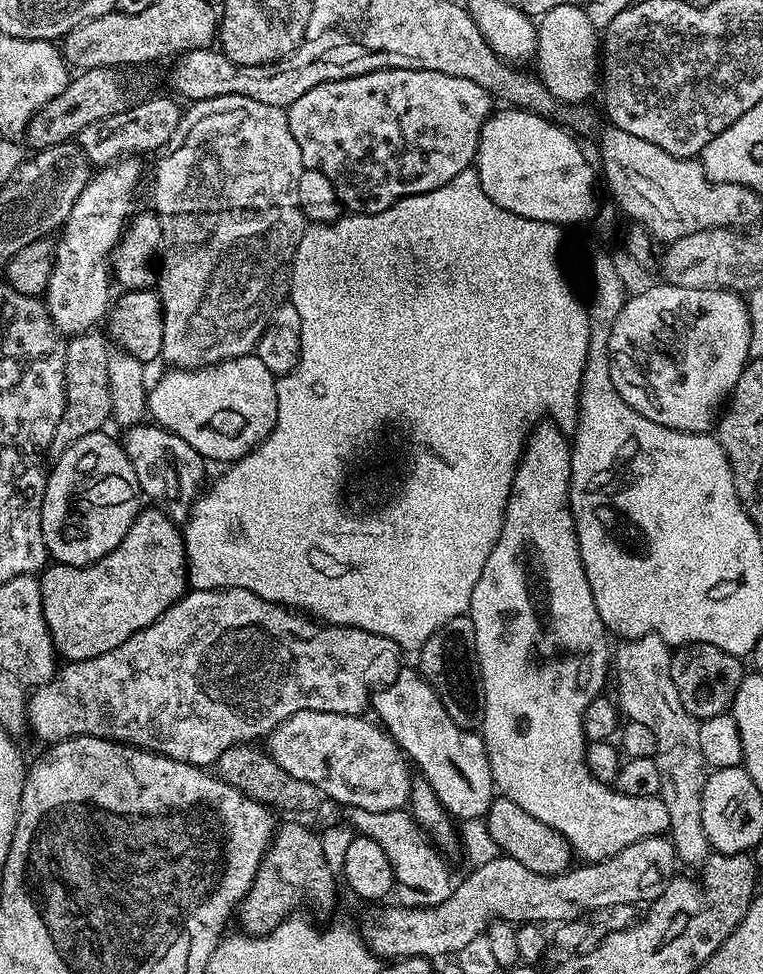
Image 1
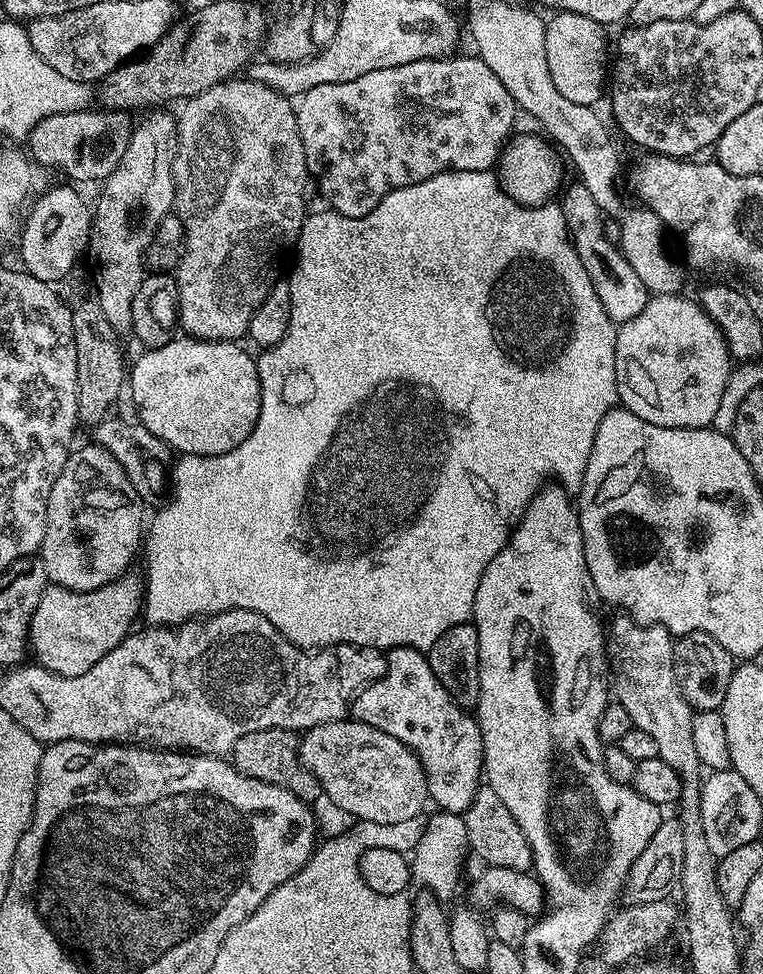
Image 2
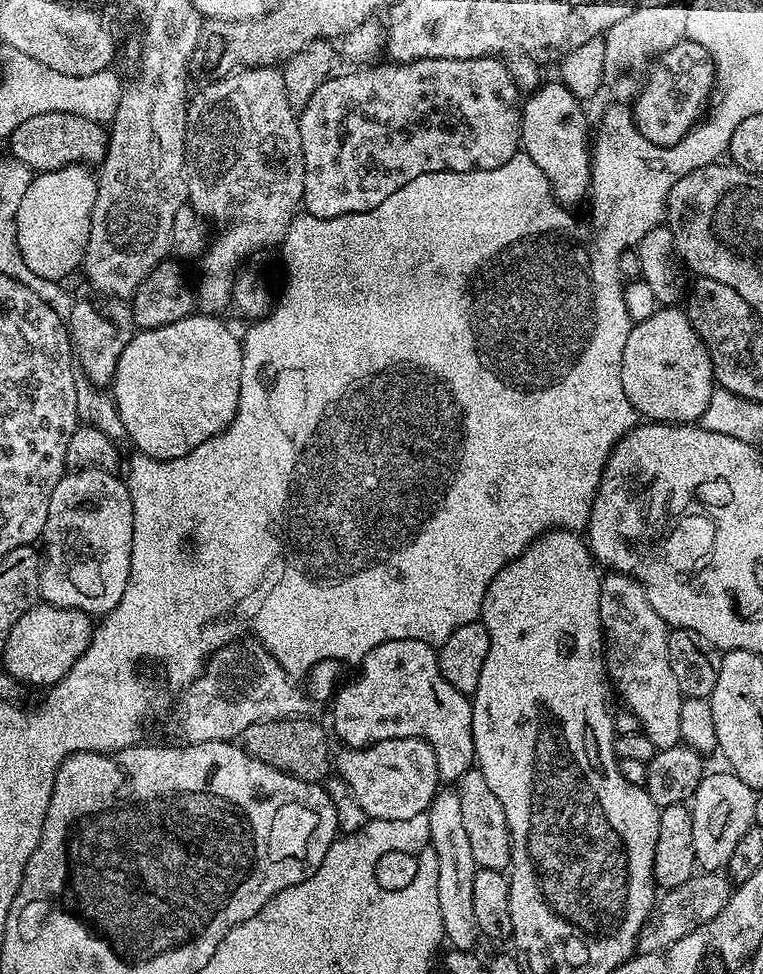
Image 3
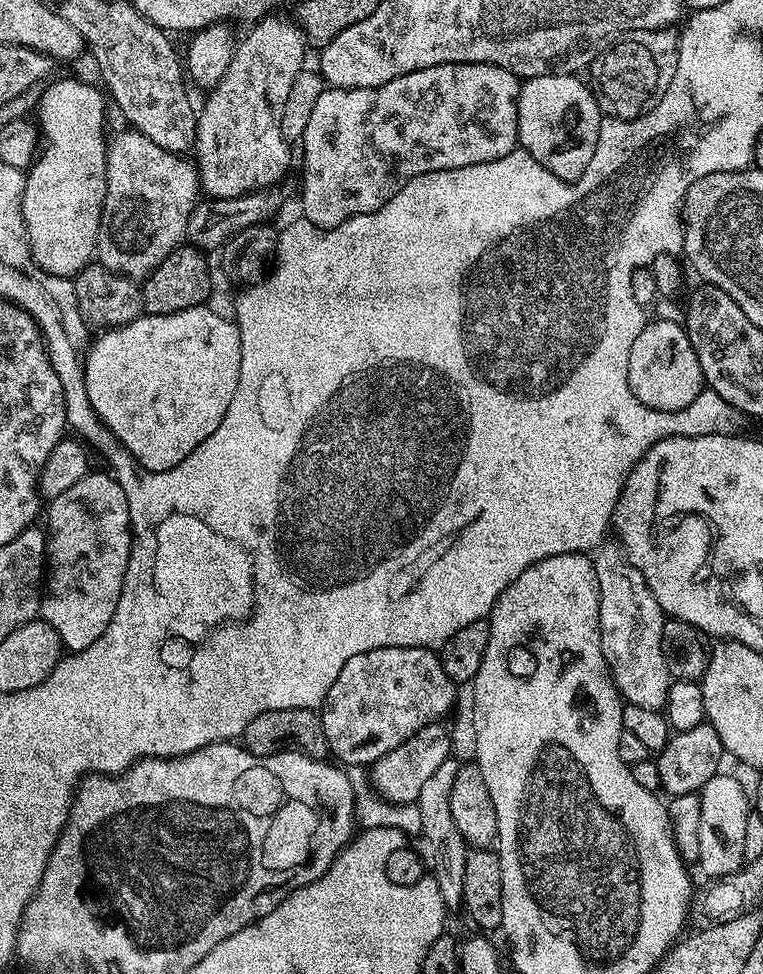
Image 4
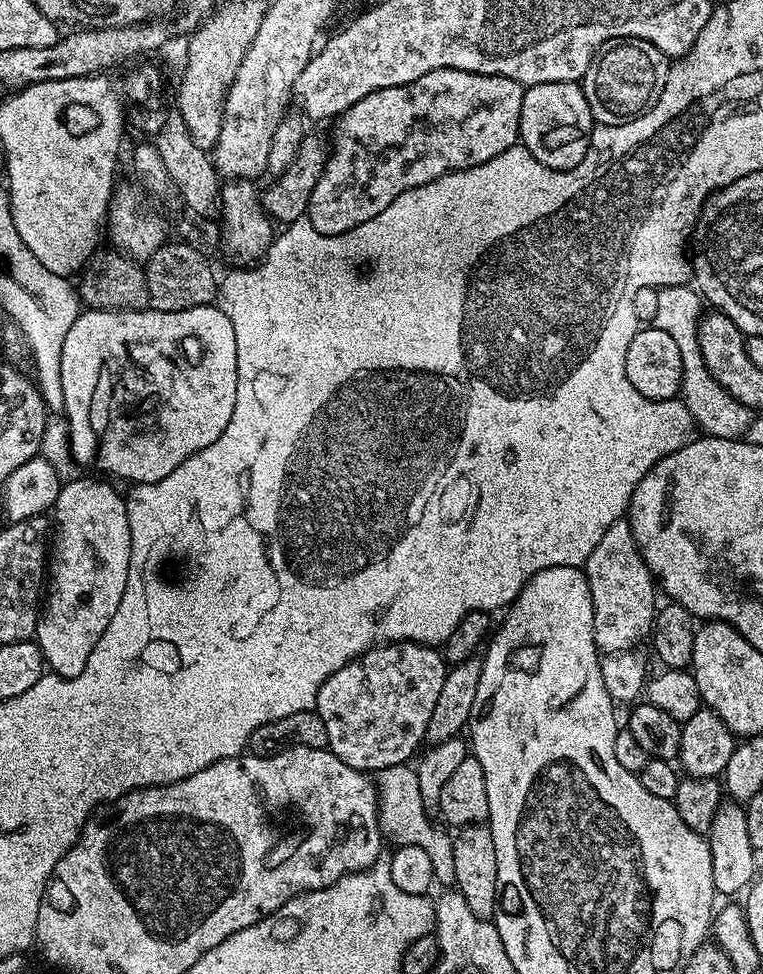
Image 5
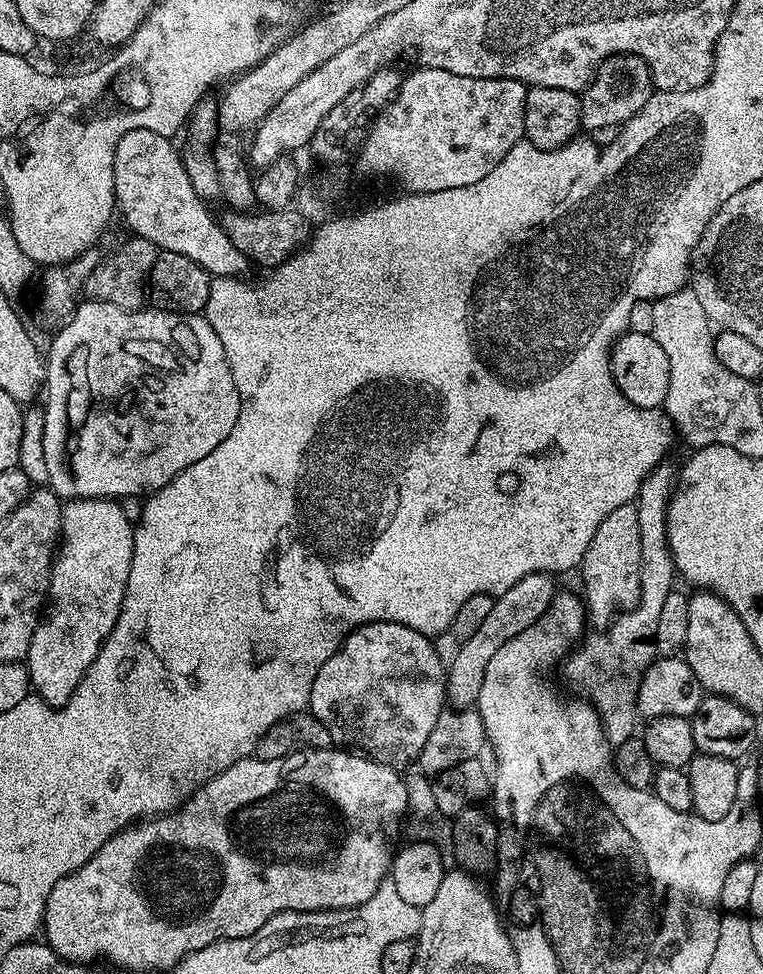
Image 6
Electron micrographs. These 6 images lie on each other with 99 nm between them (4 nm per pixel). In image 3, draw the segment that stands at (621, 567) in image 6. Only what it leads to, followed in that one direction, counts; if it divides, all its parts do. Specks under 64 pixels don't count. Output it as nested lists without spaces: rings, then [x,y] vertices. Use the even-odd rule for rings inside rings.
[[[608,574],[600,582],[600,626],[602,629],[602,655],[608,669],[611,687],[624,699],[623,707],[638,718],[643,735],[654,742],[656,749],[675,748],[681,743],[678,714],[682,714],[685,697],[678,690],[674,670],[670,670],[668,657],[669,625],[654,610],[639,580],[623,574]]]

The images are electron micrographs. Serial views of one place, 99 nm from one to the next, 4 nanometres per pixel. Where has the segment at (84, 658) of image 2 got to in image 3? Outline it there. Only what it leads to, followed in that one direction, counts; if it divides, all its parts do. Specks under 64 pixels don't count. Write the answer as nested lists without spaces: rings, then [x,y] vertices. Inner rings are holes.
[[[36,603],[28,612],[23,612],[10,630],[10,638],[2,649],[3,671],[21,685],[59,684],[78,658],[88,649],[94,631],[93,617],[76,608],[59,608],[53,604]]]

